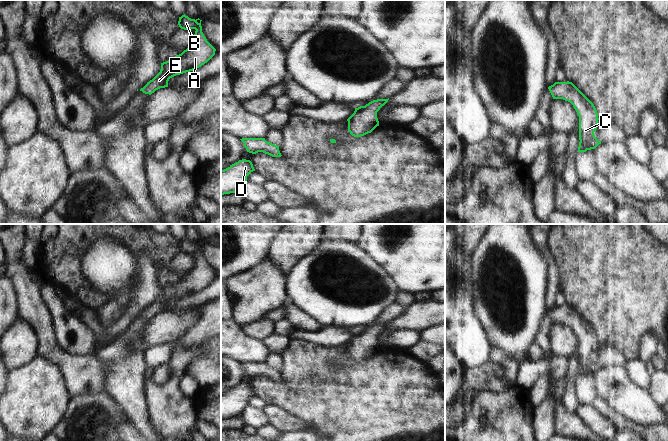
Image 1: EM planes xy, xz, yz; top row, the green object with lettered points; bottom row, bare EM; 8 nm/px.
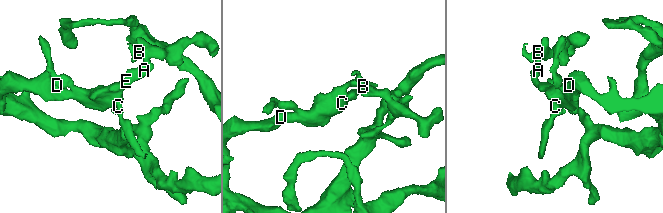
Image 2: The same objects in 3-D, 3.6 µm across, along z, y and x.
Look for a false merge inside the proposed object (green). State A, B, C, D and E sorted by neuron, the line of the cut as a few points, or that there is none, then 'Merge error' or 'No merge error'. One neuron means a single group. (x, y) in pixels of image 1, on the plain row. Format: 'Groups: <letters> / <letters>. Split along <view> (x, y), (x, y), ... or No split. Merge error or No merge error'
Groups: A B C D E. No split. No merge error.

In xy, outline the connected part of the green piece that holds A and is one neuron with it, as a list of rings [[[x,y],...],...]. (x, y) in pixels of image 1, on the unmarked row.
[[[185,238],[179,241],[178,249],[181,253],[196,254],[193,267],[181,278],[161,287],[160,296],[140,315],[151,319],[160,312],[168,311],[170,302],[201,291],[215,279],[216,273],[207,265],[202,256],[201,245],[199,242],[191,243]]]

